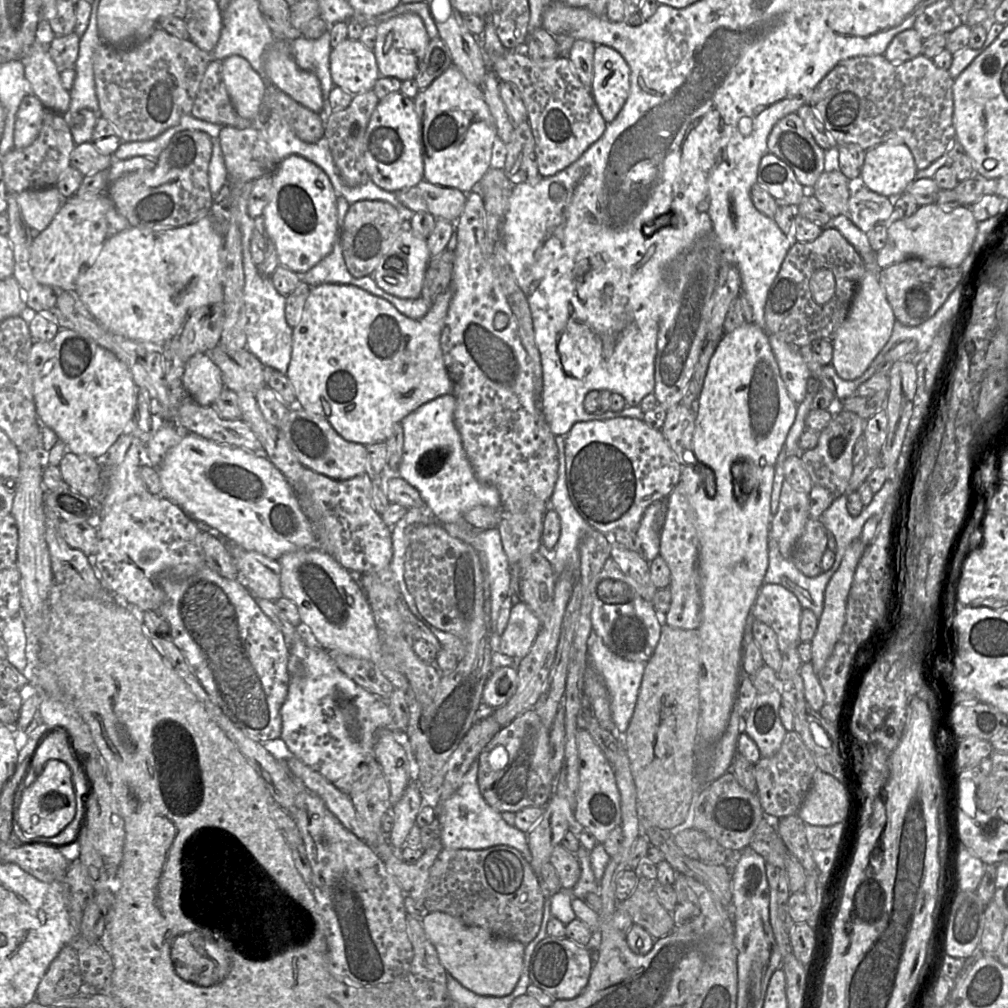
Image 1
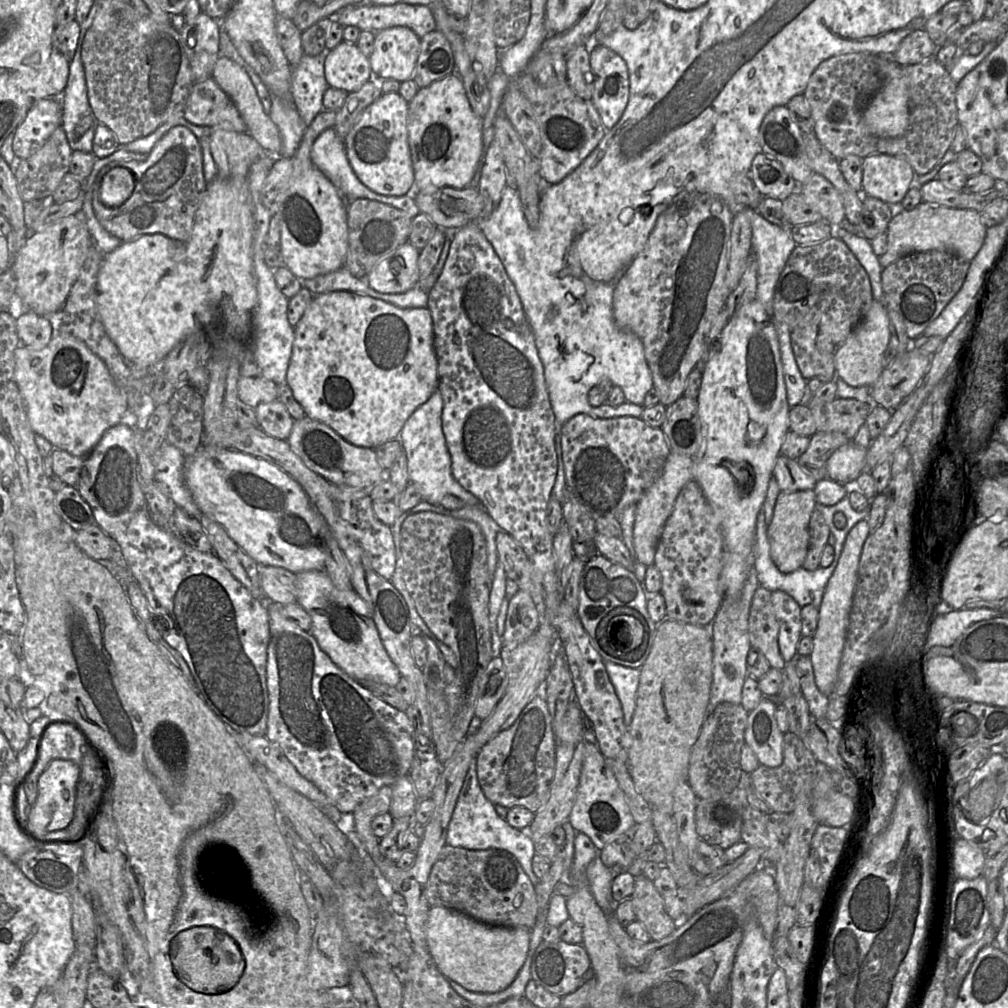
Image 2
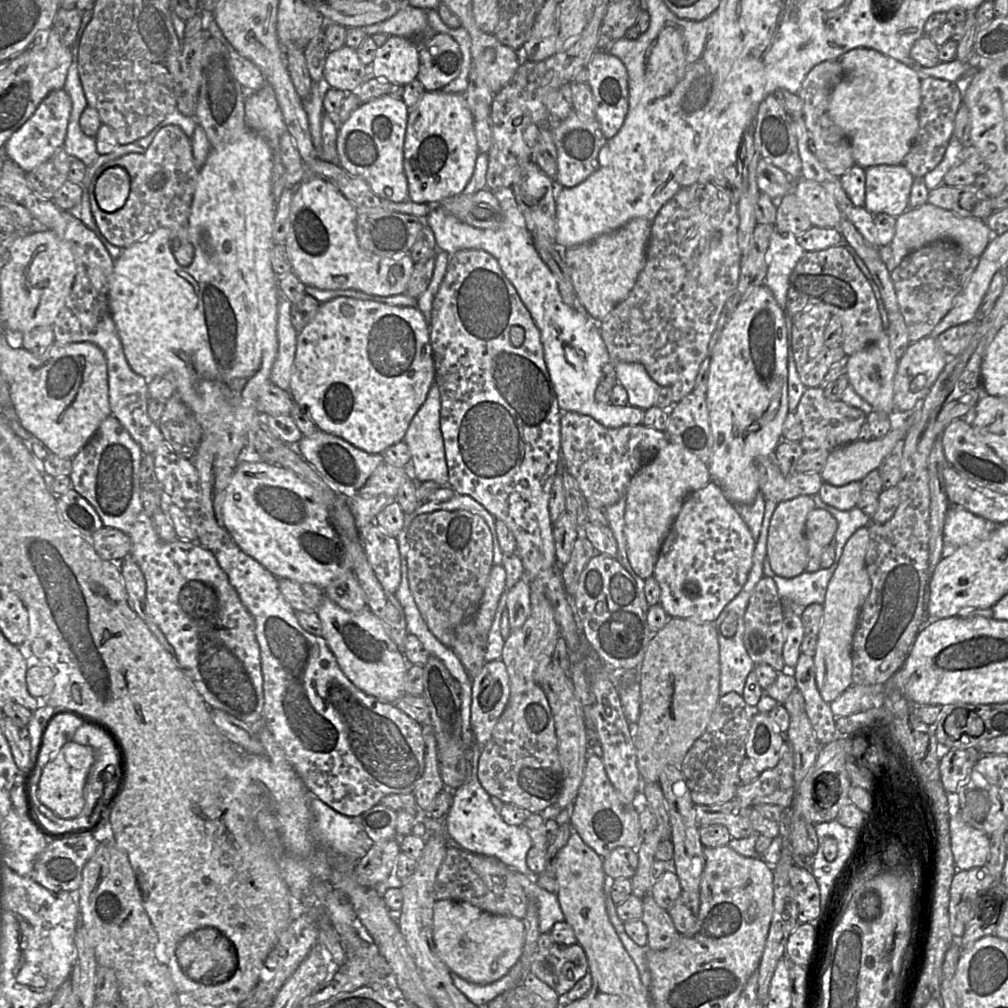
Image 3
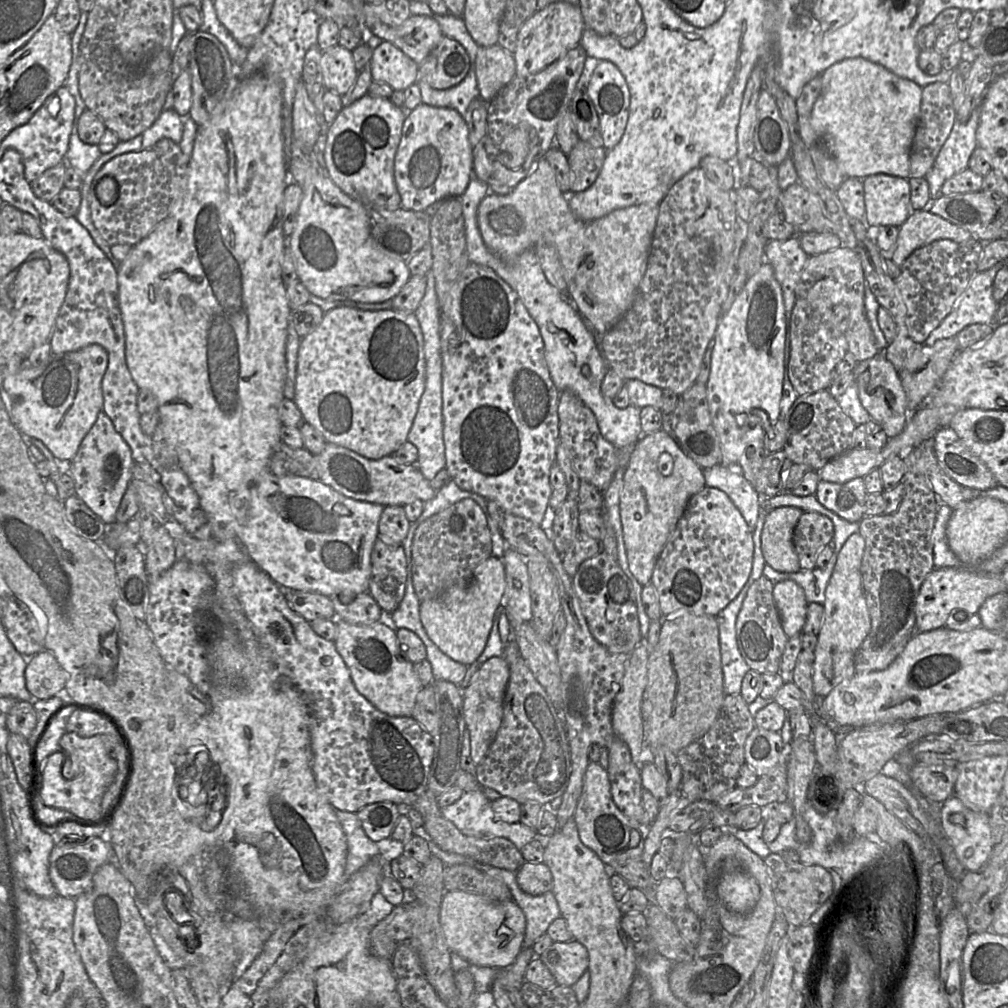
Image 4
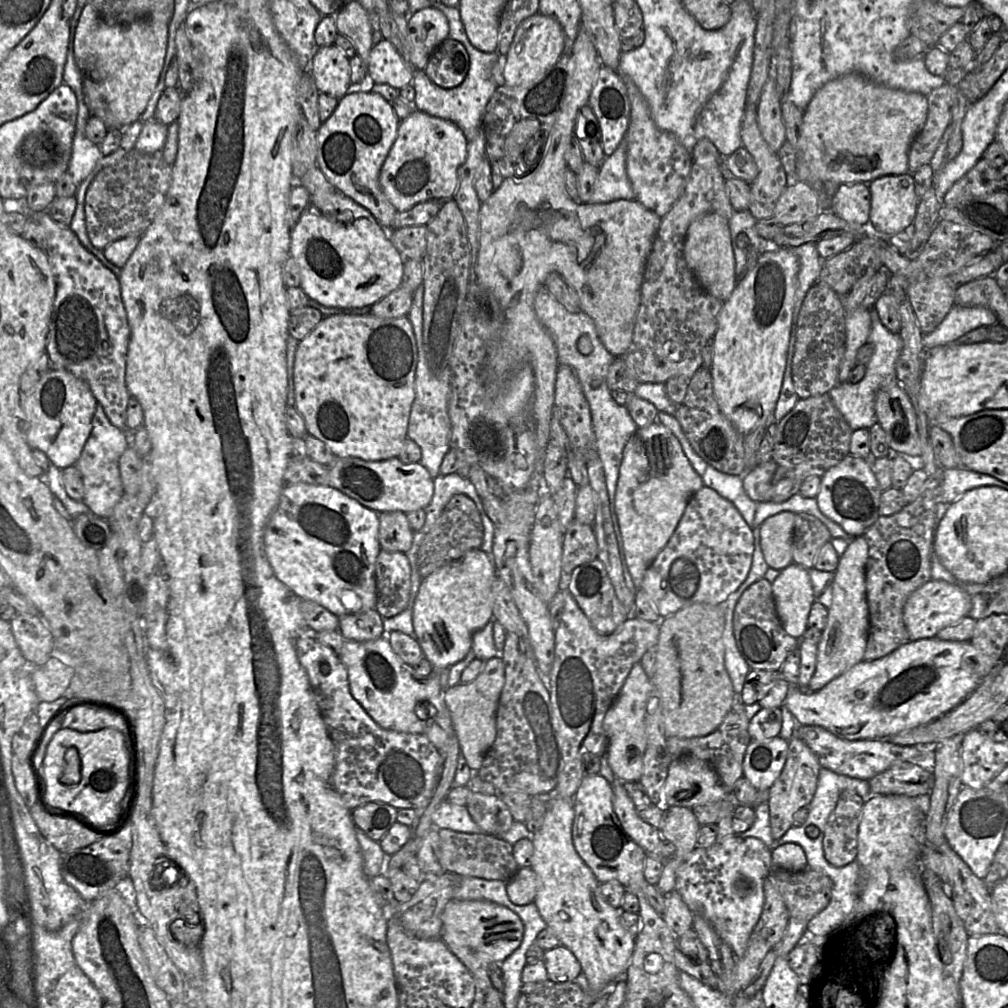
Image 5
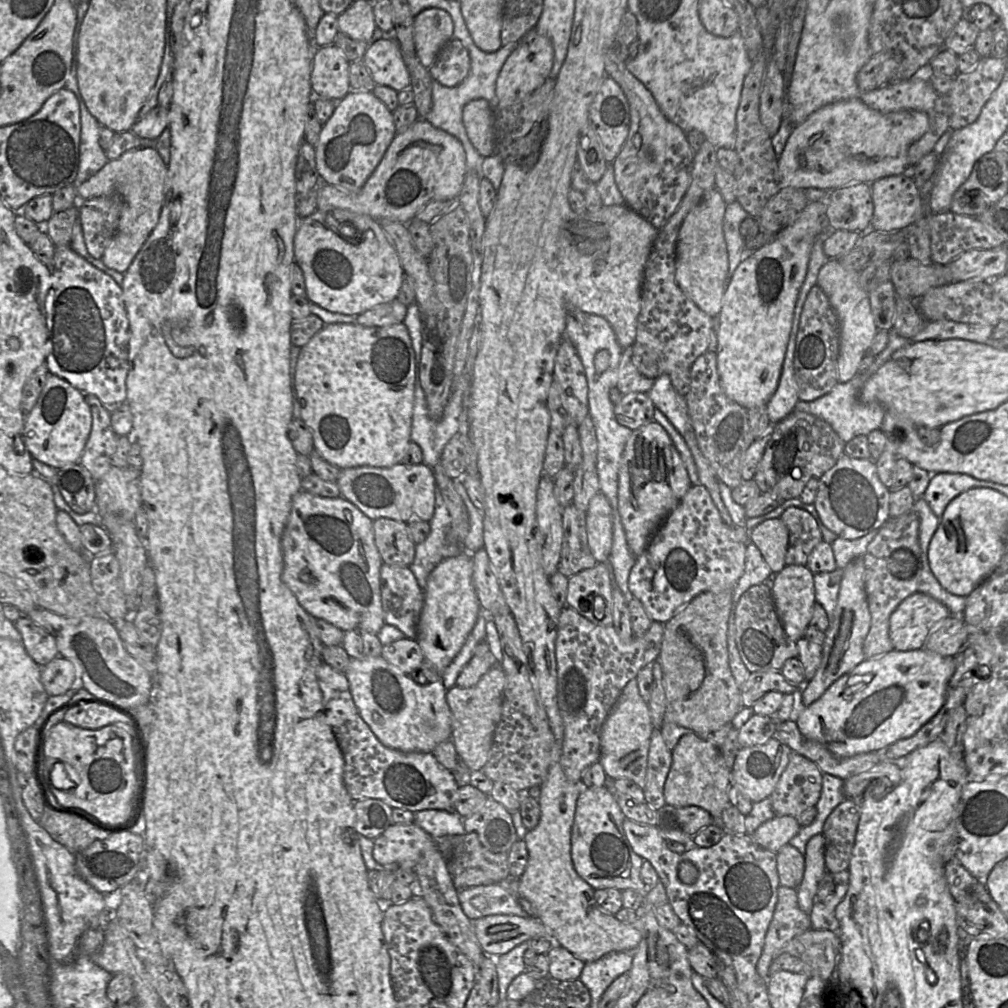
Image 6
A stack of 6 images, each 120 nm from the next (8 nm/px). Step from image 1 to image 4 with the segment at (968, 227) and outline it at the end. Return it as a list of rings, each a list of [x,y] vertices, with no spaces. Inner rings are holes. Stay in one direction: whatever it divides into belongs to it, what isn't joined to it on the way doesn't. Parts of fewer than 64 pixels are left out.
[[[926,209],[912,211],[899,227],[898,239],[892,260],[901,266],[912,252],[940,239],[967,242],[974,236],[967,230],[950,223]]]

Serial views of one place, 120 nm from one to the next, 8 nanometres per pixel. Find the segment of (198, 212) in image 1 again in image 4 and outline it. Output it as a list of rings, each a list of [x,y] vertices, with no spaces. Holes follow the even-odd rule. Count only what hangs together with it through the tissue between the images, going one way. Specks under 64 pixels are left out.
[[[163,138],[151,148],[120,154],[101,167],[90,186],[89,206],[93,224],[109,246],[128,244],[133,247],[144,239],[159,222],[170,215],[174,204],[185,196],[189,177],[189,161],[190,158],[185,157],[179,144],[169,138]],[[105,176],[115,178],[119,186],[118,199],[110,206],[102,205],[95,191],[98,182]]]

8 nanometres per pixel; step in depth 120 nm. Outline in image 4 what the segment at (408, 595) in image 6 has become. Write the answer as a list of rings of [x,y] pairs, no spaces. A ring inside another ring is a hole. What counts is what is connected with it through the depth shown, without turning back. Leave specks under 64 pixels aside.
[[[378,537],[371,554],[368,592],[384,613],[392,613],[402,601],[406,576],[406,557],[402,545],[391,544]]]

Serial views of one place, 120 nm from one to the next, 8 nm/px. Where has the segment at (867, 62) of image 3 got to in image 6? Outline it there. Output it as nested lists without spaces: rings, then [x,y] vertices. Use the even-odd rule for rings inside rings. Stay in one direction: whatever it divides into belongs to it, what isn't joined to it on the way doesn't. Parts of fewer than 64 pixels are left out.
[[[845,100],[826,105],[795,126],[778,157],[780,188],[832,191],[853,183],[873,182],[888,176],[908,173],[909,146],[928,130],[928,114],[901,110],[882,113],[860,100]]]

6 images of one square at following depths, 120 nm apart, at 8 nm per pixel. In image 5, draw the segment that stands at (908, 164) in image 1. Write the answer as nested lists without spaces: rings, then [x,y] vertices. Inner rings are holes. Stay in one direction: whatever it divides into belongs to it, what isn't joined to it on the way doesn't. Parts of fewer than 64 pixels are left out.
[[[913,173],[885,175],[868,184],[871,194],[869,227],[891,236],[910,231],[920,198],[916,195]]]

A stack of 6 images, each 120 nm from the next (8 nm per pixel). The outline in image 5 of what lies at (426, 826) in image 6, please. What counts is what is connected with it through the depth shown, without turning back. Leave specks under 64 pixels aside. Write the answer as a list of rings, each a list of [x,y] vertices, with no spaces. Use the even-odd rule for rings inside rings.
[[[443,801],[432,815],[432,823],[437,829],[451,829],[470,834],[483,833],[473,821],[467,806],[454,805]]]

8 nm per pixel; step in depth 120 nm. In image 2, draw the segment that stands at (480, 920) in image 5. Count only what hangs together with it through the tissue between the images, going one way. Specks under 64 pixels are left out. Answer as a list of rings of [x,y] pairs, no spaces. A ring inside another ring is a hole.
[[[444,906],[430,907],[425,926],[427,948],[441,973],[477,993],[496,993],[513,982],[526,959],[530,931],[488,925]]]

